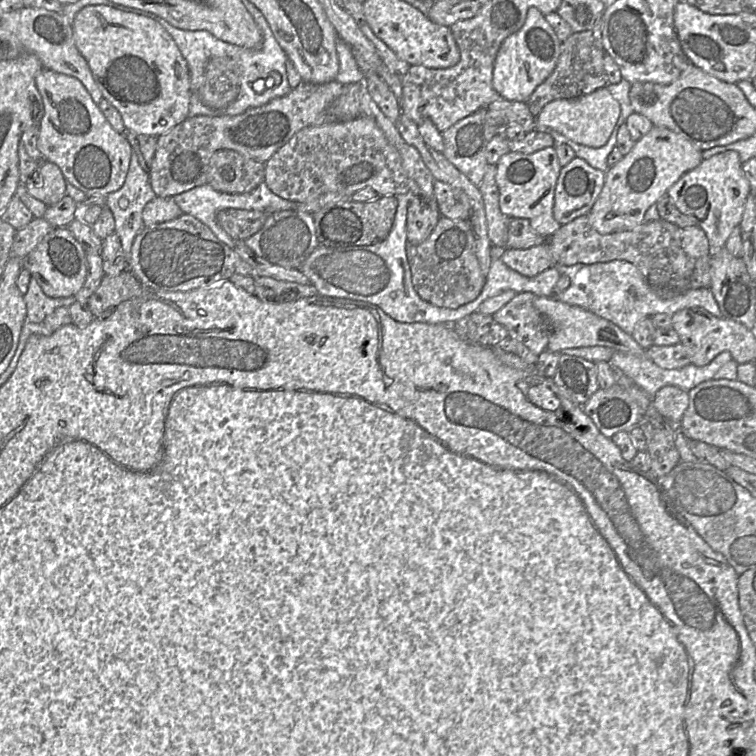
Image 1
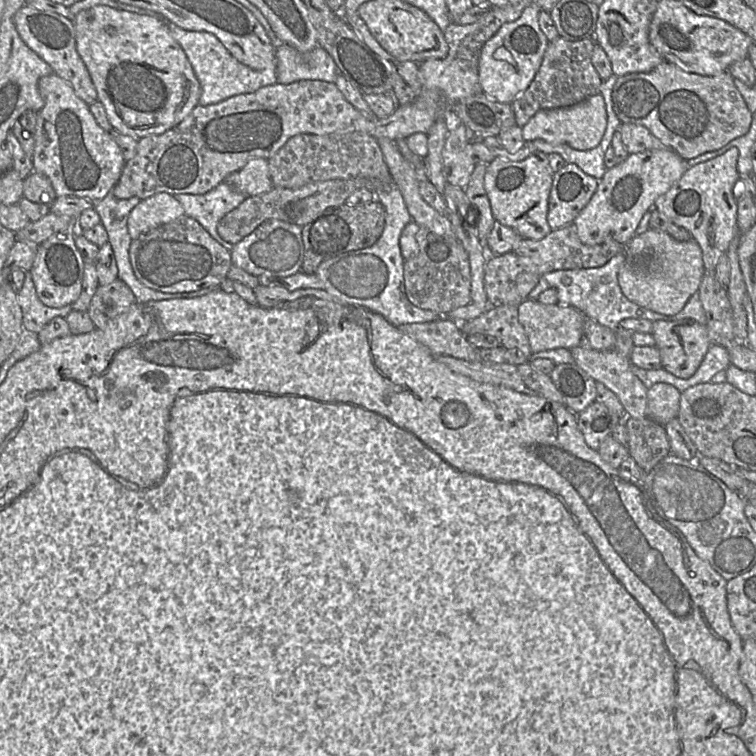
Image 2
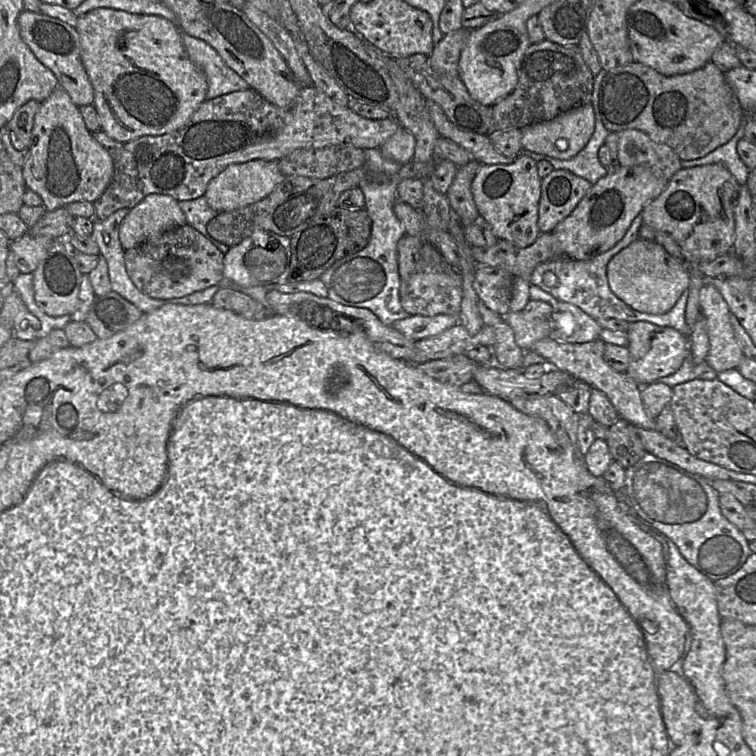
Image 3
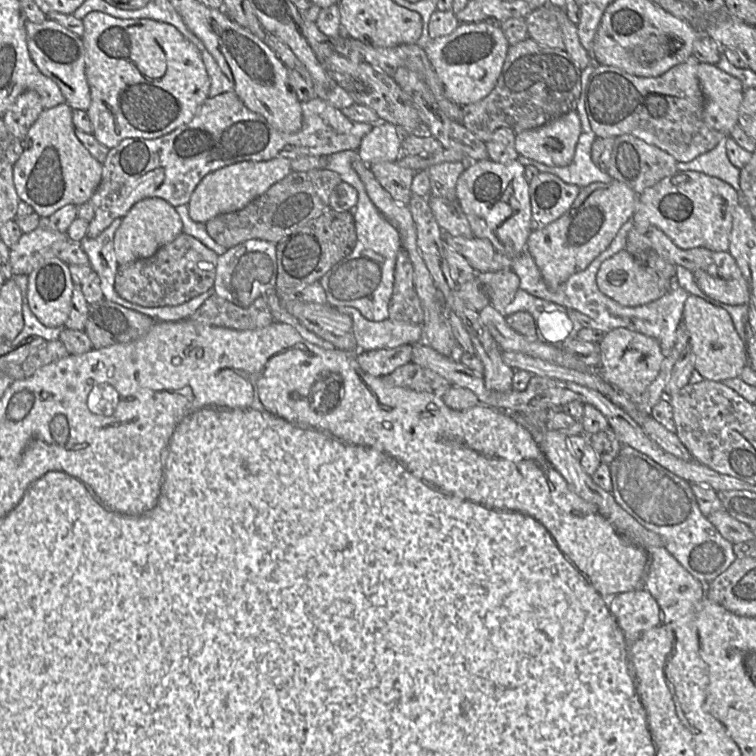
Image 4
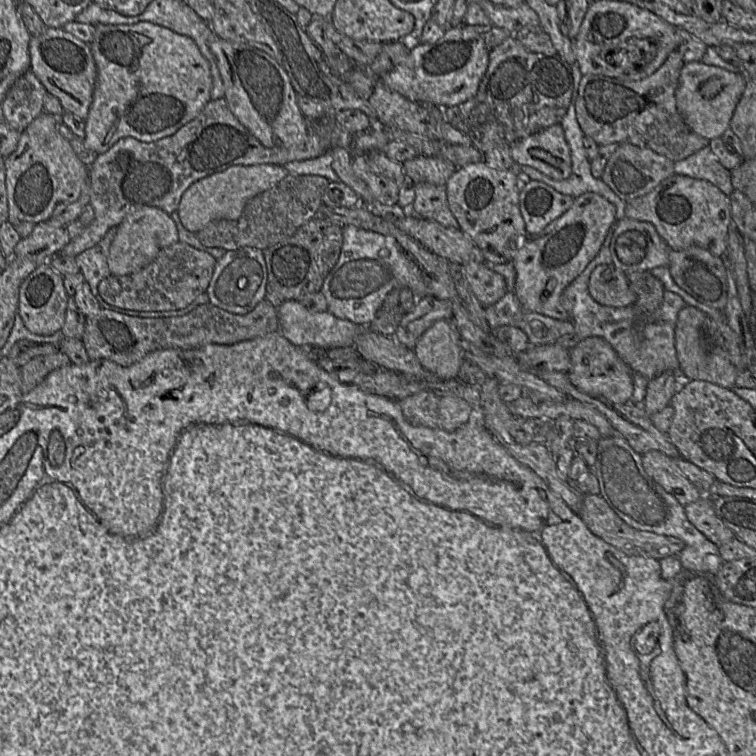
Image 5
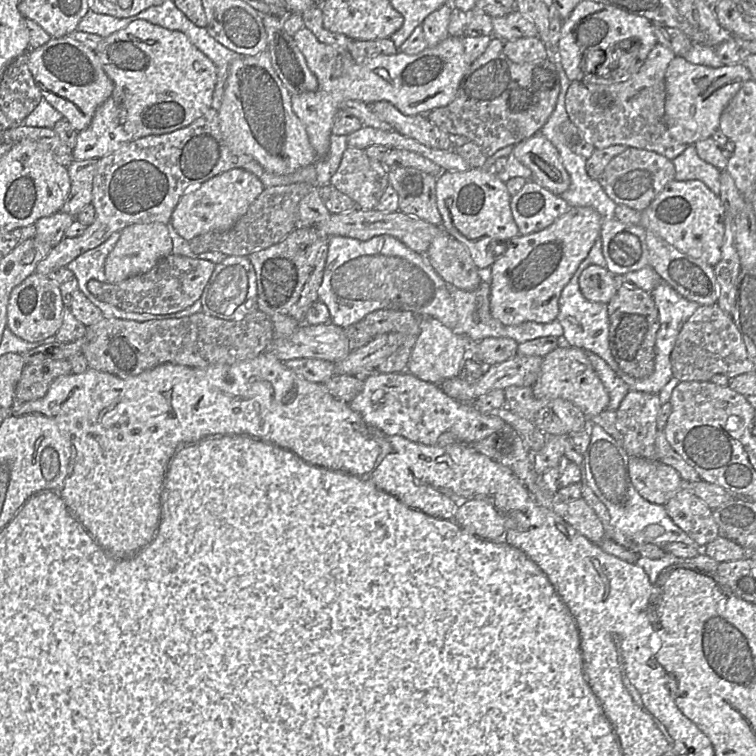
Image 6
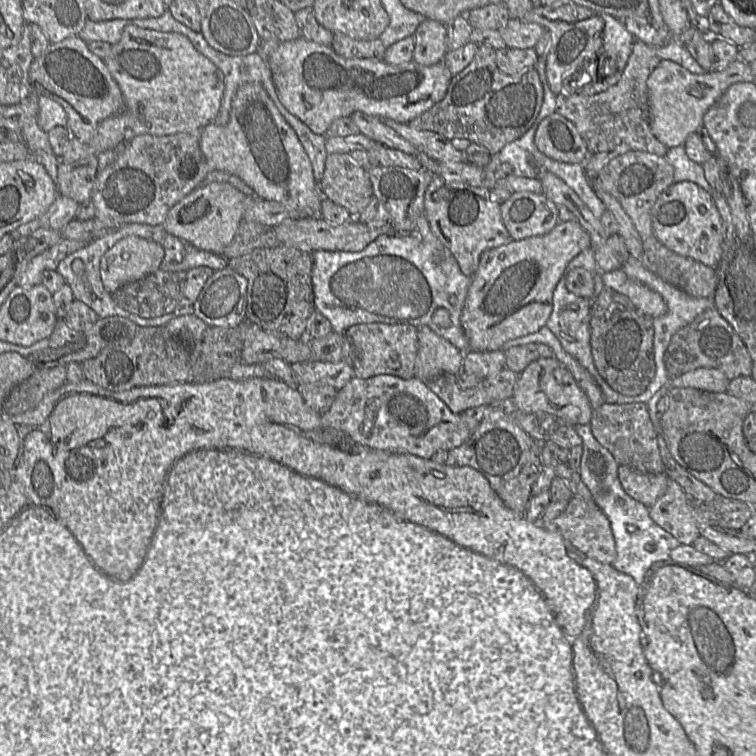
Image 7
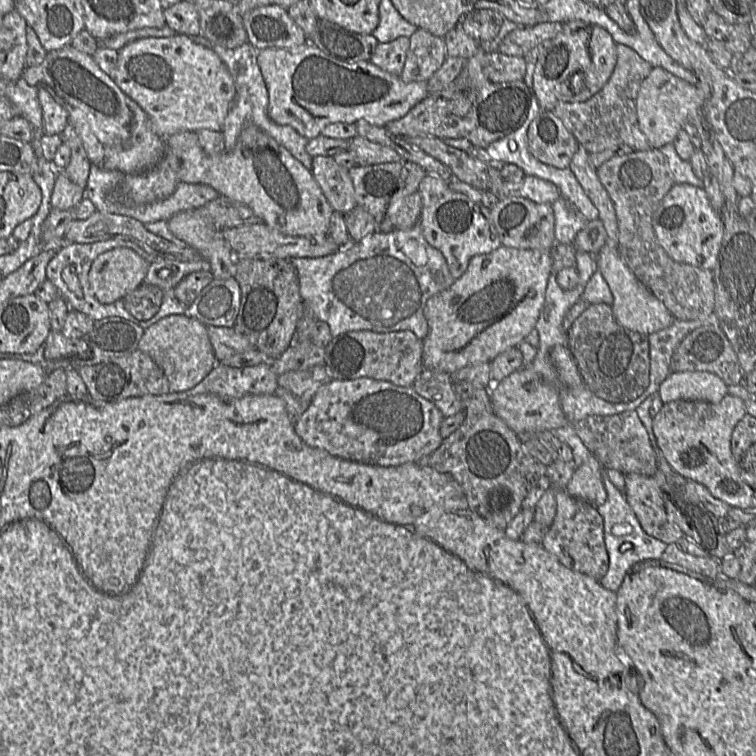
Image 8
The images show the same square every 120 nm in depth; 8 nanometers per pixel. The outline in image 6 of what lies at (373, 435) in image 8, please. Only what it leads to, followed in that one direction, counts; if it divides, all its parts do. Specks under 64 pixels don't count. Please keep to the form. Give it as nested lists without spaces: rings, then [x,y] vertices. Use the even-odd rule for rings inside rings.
[[[409,371],[374,373],[365,377],[362,390],[348,404],[368,425],[383,433],[429,446],[435,445],[444,432],[452,433],[456,442],[470,444],[506,425],[500,417],[482,414],[471,403],[450,398],[438,385],[423,381]]]

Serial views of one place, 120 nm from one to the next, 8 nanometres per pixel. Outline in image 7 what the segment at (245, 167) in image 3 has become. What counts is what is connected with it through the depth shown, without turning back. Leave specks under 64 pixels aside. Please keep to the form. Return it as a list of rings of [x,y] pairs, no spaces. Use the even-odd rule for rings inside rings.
[[[211,182],[202,184],[177,202],[167,213],[162,223],[166,233],[172,234],[185,243],[190,243],[199,250],[222,254],[225,248],[232,242],[240,221],[245,212],[246,195],[227,182]]]

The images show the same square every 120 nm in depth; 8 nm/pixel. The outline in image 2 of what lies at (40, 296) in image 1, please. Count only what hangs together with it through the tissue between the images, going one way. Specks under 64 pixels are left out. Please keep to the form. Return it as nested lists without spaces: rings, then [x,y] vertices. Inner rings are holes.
[[[26,272],[22,288],[17,292],[17,301],[22,310],[24,331],[38,334],[53,318],[65,318],[72,311],[71,305],[51,308],[44,305],[38,298],[33,278]]]

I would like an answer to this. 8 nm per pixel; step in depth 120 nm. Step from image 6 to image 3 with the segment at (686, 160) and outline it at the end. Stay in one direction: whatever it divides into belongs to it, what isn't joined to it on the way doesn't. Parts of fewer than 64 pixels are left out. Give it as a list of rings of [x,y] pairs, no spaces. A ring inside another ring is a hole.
[[[744,121],[742,122],[737,133],[729,142],[715,149],[714,151],[702,158],[696,160],[682,161],[682,169],[704,166],[709,164],[722,164],[736,178],[740,186],[745,185],[748,180],[750,169],[748,169],[748,167],[742,161],[737,152],[737,144],[739,140],[741,140],[743,137]]]

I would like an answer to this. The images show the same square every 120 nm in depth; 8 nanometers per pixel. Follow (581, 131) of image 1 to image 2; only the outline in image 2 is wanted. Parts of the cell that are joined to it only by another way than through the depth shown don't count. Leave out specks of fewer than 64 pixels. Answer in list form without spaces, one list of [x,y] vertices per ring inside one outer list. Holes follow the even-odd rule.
[[[595,94],[586,100],[566,108],[543,109],[522,127],[525,142],[543,140],[551,145],[567,145],[575,150],[587,151],[597,147],[607,127],[605,100]]]

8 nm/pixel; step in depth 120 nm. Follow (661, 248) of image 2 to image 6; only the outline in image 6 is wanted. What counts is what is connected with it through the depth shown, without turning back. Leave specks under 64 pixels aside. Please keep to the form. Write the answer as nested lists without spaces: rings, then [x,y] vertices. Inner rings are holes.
[[[591,265],[579,277],[583,296],[591,302],[608,304],[616,293],[615,275],[606,267]]]

